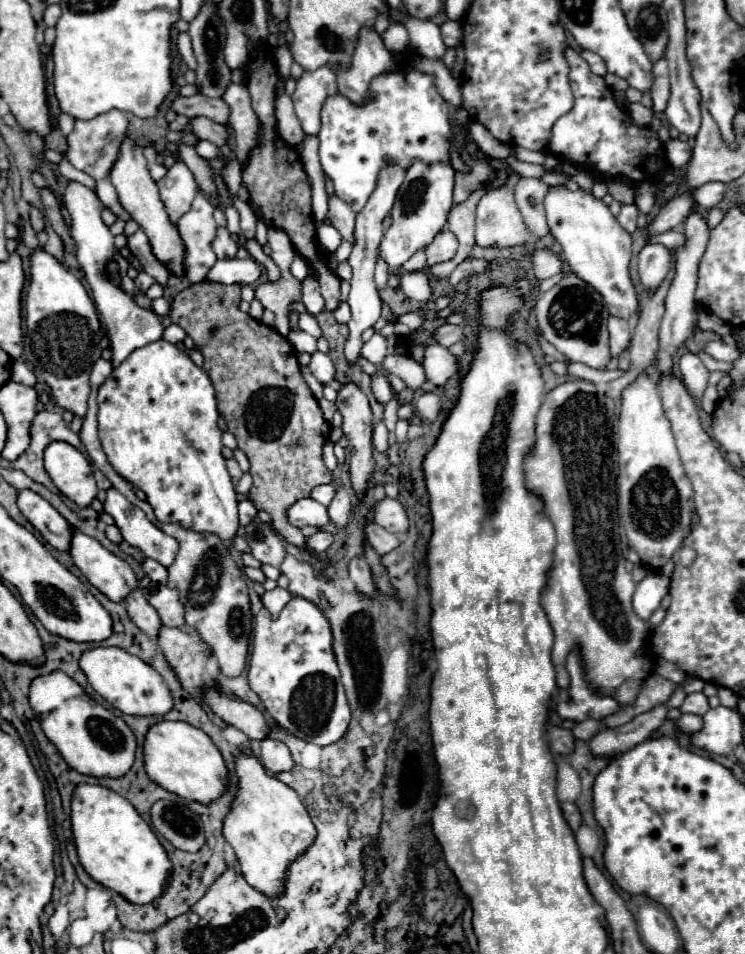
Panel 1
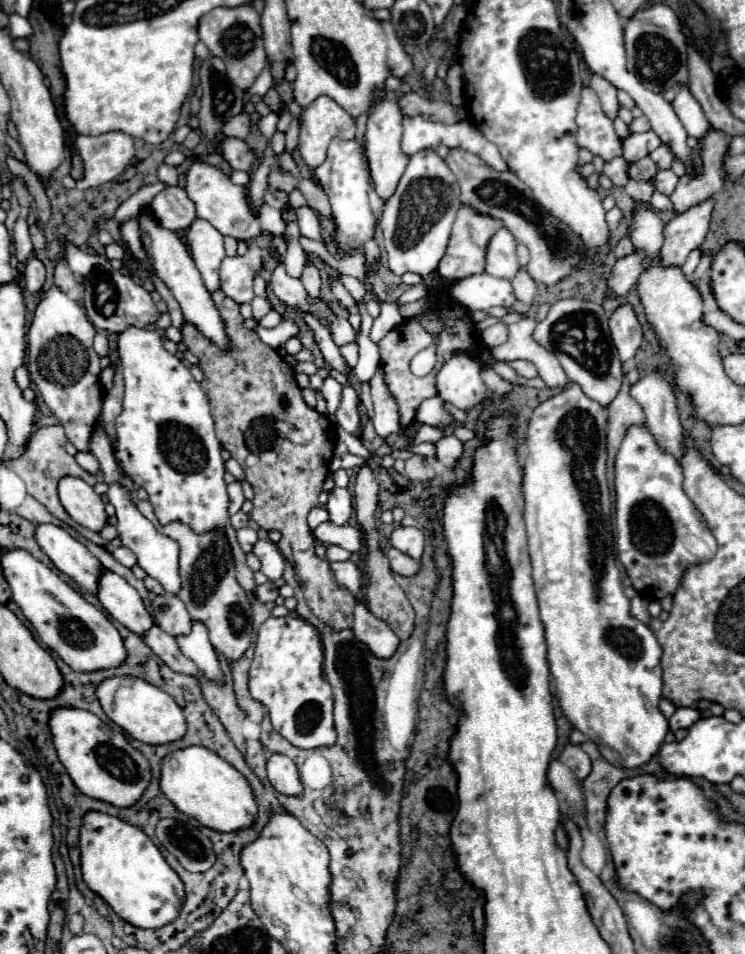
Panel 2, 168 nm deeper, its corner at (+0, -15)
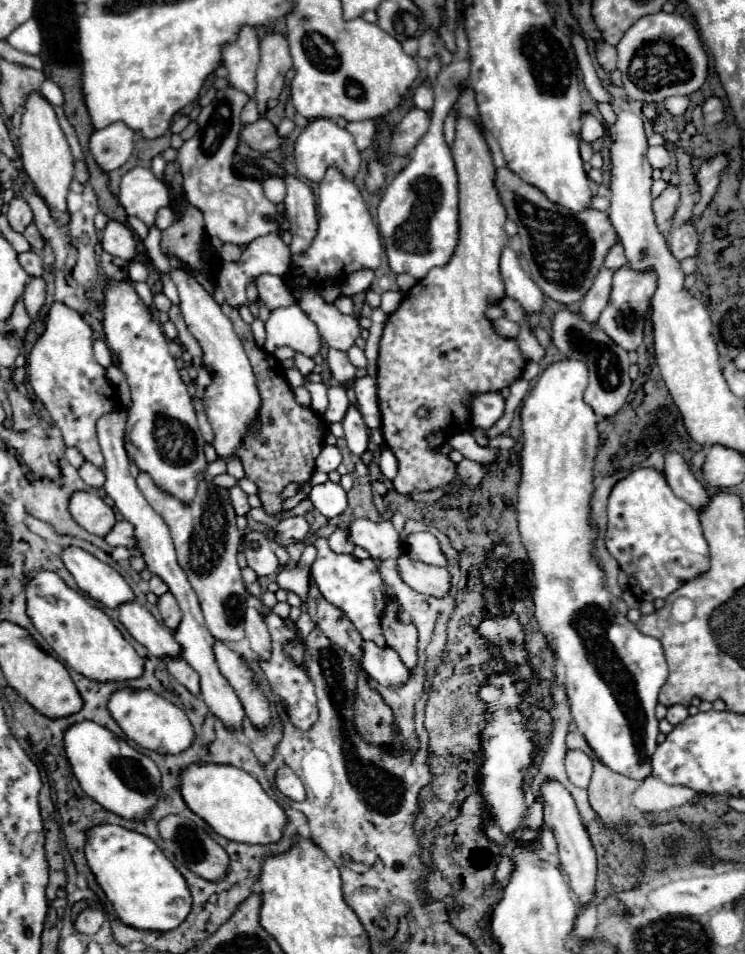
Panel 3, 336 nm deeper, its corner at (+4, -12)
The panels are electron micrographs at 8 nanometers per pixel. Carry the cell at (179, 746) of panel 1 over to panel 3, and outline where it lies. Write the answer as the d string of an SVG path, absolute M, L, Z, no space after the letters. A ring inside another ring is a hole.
M192 764L192 768L186 768L182 772L180 792L188 808L204 818L214 828L214 832L228 840L262 846L278 844L282 840L284 828L288 824L284 808L264 792L256 778L240 768L218 764Z

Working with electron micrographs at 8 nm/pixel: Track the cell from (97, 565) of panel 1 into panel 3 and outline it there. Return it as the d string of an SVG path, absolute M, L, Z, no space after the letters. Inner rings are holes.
M136 602L122 604L118 608L120 622L130 632L130 636L148 648L156 658L178 658L182 654L180 644L174 640L172 630L164 628L150 612L146 612Z

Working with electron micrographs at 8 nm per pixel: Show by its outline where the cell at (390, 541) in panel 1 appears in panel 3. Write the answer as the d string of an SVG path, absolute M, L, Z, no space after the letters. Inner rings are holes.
M406 554L396 564L402 580L420 594L444 598L452 588L452 576L446 568L436 568L436 566L412 560Z

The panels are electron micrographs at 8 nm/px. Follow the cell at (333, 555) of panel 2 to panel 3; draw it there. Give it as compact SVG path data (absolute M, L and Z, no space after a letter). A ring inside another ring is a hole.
M338 526L332 536L328 538L330 542L330 548L334 552L342 552L342 554L352 554L354 550L354 544L348 540L348 526Z

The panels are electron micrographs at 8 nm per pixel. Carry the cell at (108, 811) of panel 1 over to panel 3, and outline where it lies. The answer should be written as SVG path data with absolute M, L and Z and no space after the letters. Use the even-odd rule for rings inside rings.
M102 824L88 832L86 860L124 924L138 930L168 932L178 928L190 914L192 894L184 876L148 836Z

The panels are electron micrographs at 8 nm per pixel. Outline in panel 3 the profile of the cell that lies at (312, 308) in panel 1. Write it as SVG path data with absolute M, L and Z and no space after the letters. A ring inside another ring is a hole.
M284 176L288 194L284 198L284 206L290 216L290 232L292 232L292 252L304 252L308 244L314 240L318 230L316 216L316 200L306 182L296 176Z

